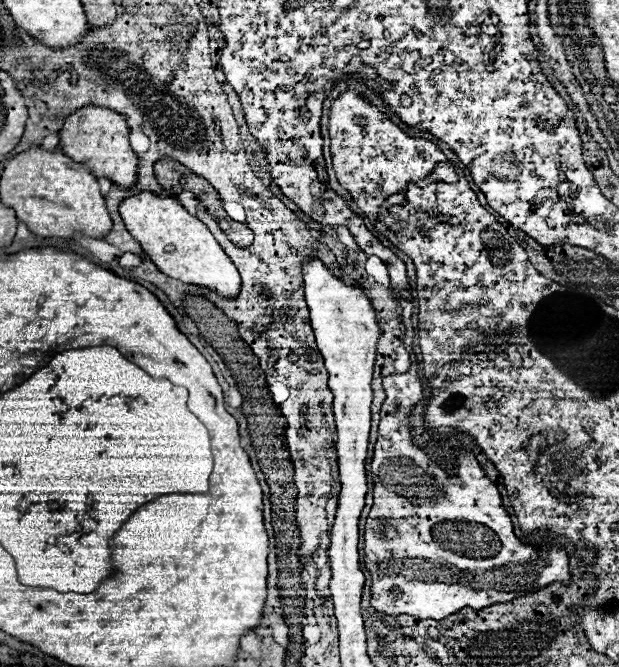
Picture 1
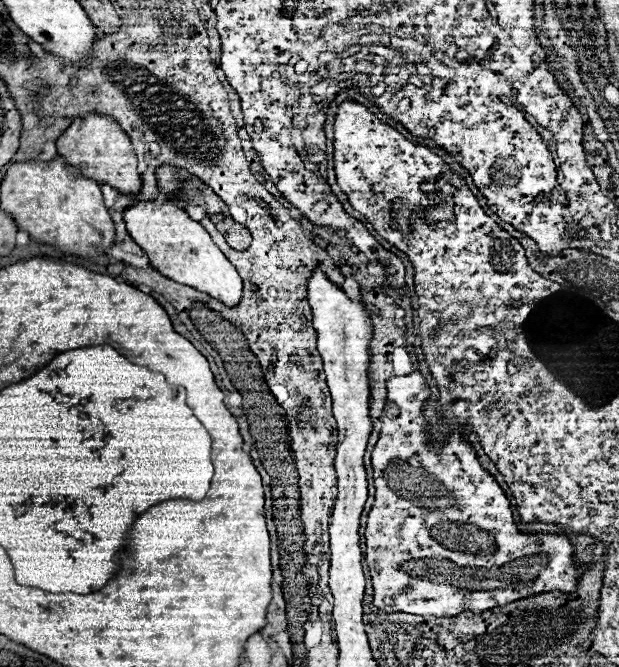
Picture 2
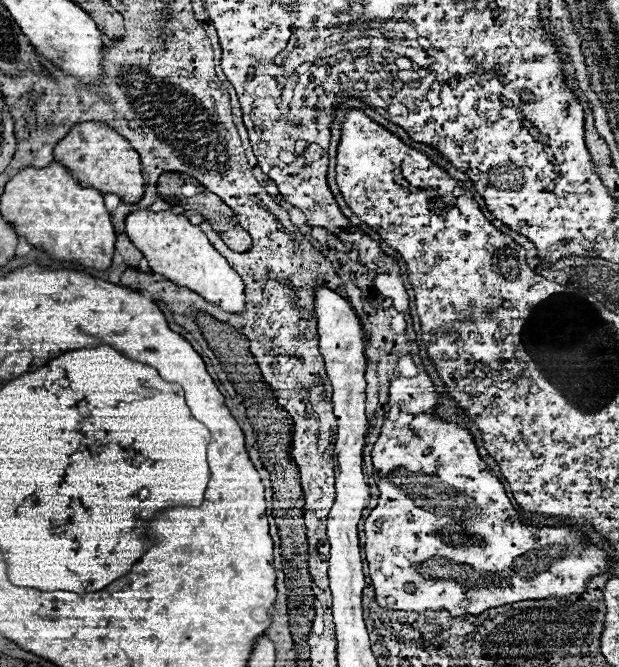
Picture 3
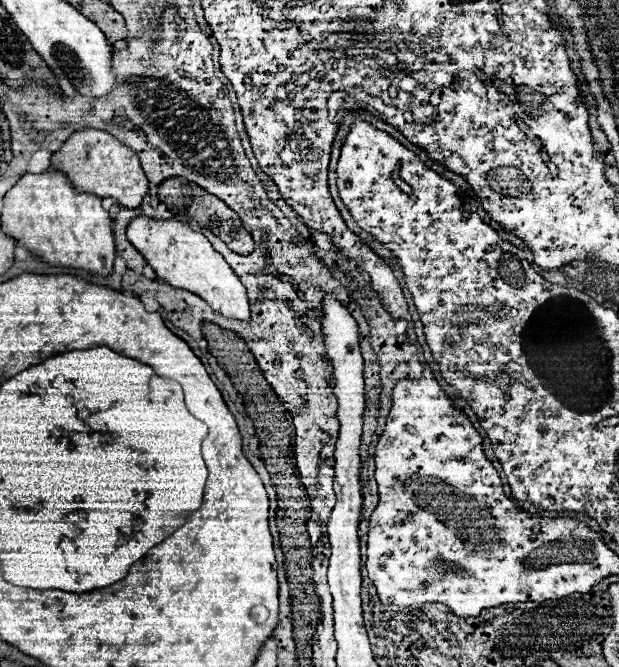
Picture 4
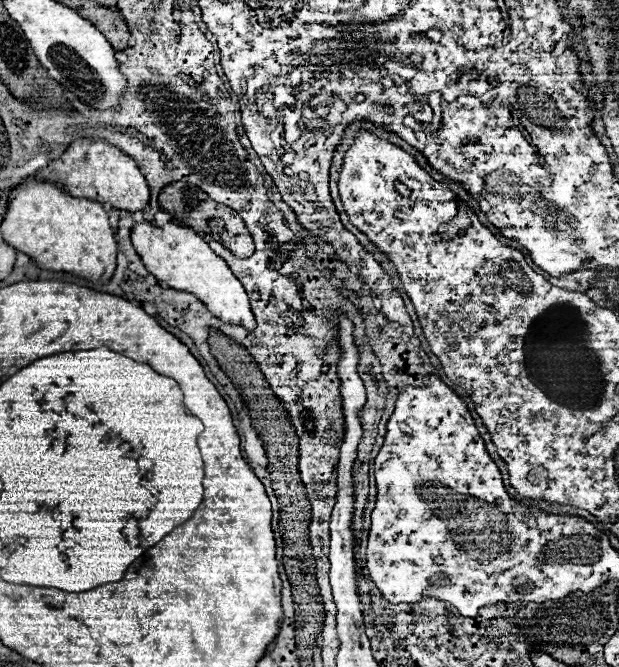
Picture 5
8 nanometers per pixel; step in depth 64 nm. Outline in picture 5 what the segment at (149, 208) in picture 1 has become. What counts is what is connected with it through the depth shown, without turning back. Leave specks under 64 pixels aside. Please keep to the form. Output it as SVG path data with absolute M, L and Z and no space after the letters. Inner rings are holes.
M142 222L130 230L130 238L132 238L136 252L144 260L148 272L152 272L168 288L194 294L198 300L202 300L208 306L208 310L216 318L220 318L224 322L240 324L250 330L256 326L244 286L232 274L228 264L218 254L212 252L212 248L204 240L204 236L200 236L200 234L192 232L192 228L184 228L176 222L168 222L164 226L154 226L150 222Z

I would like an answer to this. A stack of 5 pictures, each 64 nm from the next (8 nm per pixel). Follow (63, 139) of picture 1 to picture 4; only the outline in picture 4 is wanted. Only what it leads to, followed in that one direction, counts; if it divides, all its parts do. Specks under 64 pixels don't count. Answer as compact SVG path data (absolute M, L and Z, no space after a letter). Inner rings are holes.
M84 128L74 132L58 152L52 154L52 170L64 172L78 192L92 192L100 198L116 198L120 206L136 208L148 192L148 180L142 172L138 156L126 146L120 144L114 136L104 130Z

